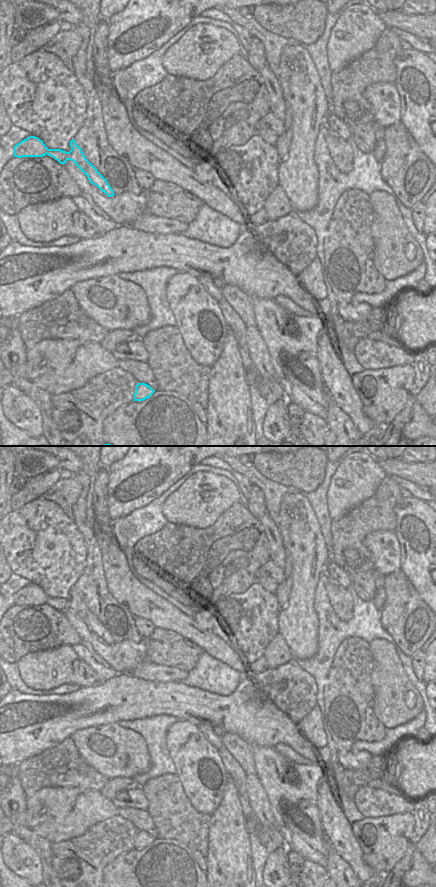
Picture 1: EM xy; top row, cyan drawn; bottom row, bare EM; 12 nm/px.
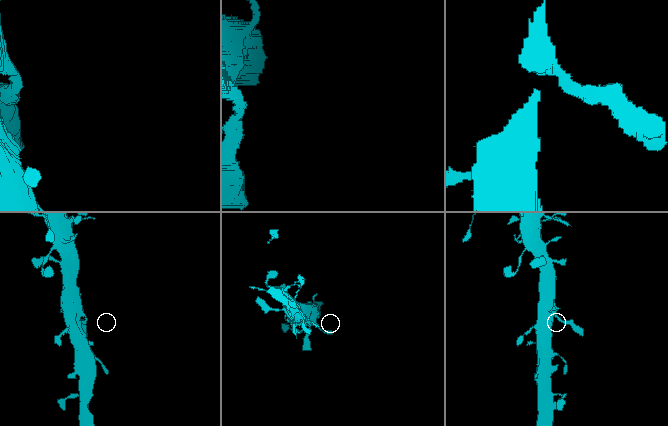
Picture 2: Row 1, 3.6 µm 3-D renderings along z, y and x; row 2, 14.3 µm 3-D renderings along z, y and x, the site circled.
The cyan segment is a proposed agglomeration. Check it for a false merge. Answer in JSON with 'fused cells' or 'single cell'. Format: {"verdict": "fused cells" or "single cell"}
{"verdict": "single cell"}

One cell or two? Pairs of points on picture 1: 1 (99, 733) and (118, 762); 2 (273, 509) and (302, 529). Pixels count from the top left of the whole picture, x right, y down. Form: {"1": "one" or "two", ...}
{"1": "one", "2": "two"}

